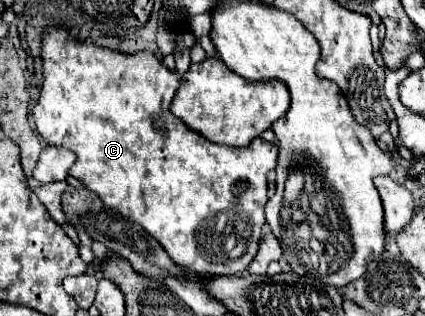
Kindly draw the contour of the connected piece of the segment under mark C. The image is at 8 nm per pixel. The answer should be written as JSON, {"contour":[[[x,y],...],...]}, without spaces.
{"contour":[[[52,27],[52,29],[46,29],[46,33],[44,33],[42,59],[44,59],[44,85],[42,85],[40,99],[38,99],[32,113],[34,113],[38,133],[44,137],[44,141],[48,145],[62,145],[76,155],[76,161],[70,167],[68,175],[82,181],[84,187],[88,187],[92,193],[96,193],[102,199],[102,203],[106,203],[106,207],[116,209],[118,213],[126,215],[128,219],[132,219],[134,223],[144,227],[164,247],[164,251],[170,255],[170,259],[174,259],[174,263],[178,267],[188,269],[188,271],[196,271],[202,275],[240,275],[240,273],[244,273],[248,269],[248,265],[252,263],[254,255],[258,253],[258,241],[262,235],[262,225],[266,223],[266,219],[264,219],[264,205],[268,201],[266,175],[268,175],[268,171],[276,169],[278,143],[266,143],[264,139],[258,137],[248,147],[234,149],[228,145],[216,145],[216,143],[204,139],[200,133],[186,127],[178,117],[174,117],[170,113],[172,95],[176,95],[176,91],[180,87],[180,75],[168,71],[162,65],[162,61],[158,61],[150,51],[142,51],[136,55],[122,55],[122,53],[112,51],[112,49],[102,49],[102,47],[92,47],[88,43],[80,43],[80,41],[72,39],[66,29]]]}

